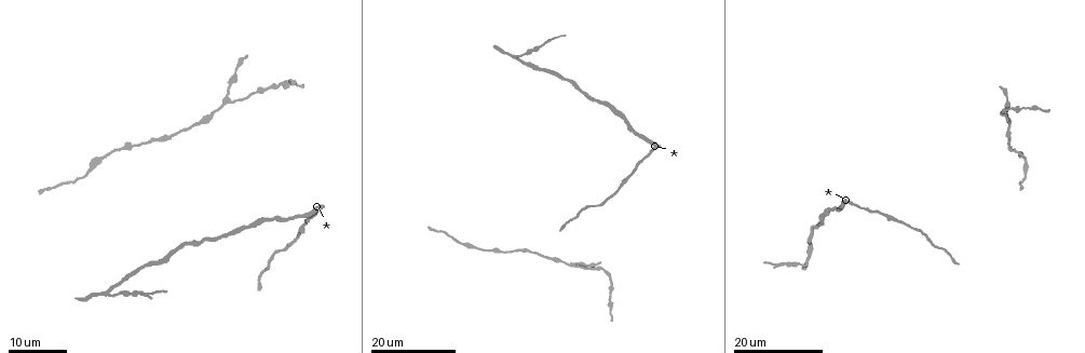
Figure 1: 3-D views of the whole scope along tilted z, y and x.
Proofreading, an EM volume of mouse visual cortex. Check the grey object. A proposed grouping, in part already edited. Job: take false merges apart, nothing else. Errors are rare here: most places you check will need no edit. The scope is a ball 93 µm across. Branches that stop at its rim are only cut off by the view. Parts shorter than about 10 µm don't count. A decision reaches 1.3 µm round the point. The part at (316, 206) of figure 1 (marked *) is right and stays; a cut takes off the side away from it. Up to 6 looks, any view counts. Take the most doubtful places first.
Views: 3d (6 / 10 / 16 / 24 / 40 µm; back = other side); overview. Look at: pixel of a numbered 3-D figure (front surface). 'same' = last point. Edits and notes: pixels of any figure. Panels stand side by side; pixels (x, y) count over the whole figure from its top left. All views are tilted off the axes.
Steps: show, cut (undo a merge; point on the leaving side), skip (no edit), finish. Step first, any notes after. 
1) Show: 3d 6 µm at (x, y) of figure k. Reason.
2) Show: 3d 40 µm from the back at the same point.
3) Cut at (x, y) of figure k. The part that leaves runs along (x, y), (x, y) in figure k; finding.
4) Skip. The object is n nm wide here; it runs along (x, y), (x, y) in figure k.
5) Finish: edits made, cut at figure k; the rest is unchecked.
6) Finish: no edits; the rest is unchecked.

Show: 3d 16 µm at (1024, 173) of figure 1. Calibre changes.

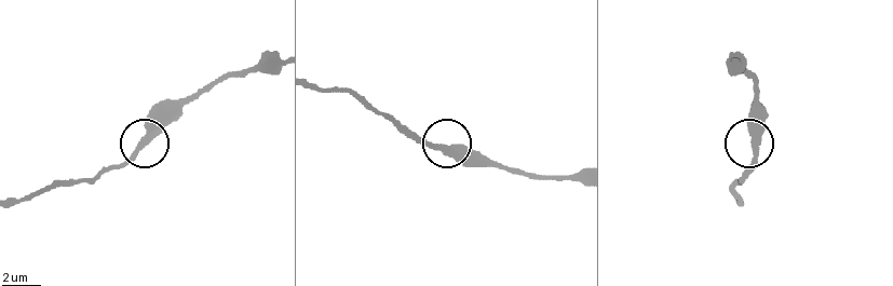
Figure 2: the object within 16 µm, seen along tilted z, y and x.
Show: 3d 6 µm at (143, 142) of figure 2. Zoom in.

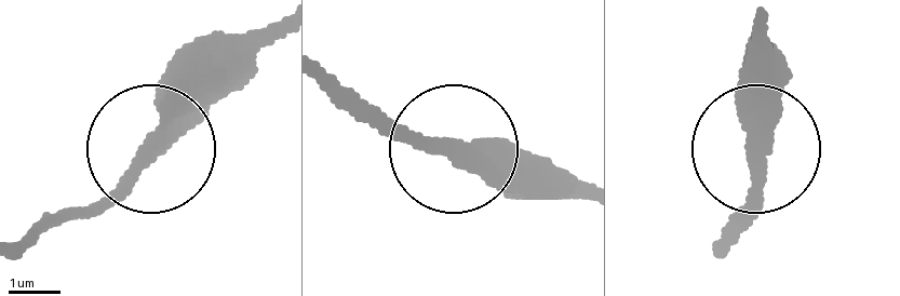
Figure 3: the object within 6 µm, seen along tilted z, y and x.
Skip. It runs along (587, 198), (520, 190), (457, 147), (415, 138), (325, 70) in figure 3; all the same neuron.

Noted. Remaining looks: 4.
Show: 3d 16 µm at (207, 117) of figure 1.

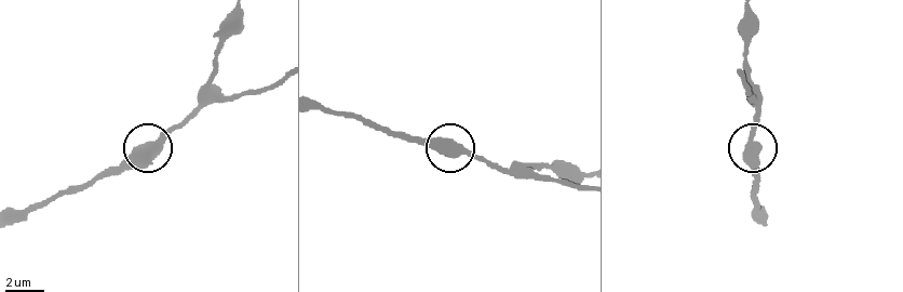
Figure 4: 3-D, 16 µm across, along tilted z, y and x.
Show: 3d 6 µm at (753, 145) of figure 4.

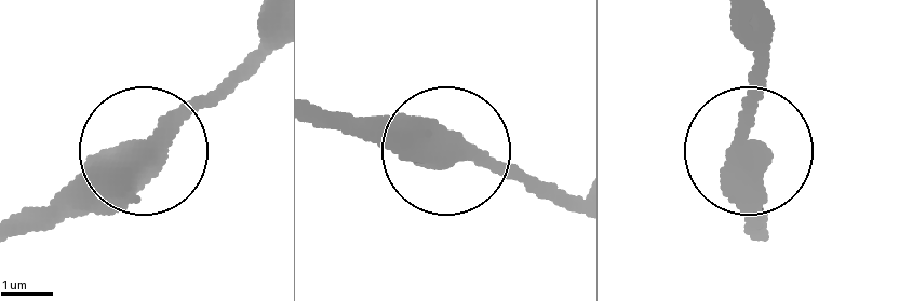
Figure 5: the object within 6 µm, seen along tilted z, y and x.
Skip. The side arm is 26 µm long; all the same neuron.

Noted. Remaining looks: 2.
Show: 3d 24 µm at (124, 150) of figure 1.

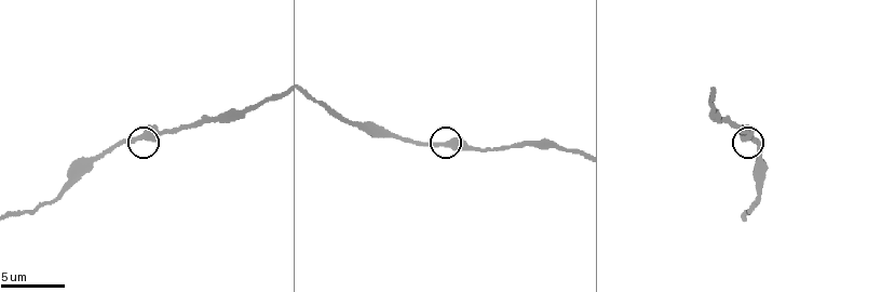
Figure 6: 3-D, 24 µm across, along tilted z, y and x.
Show: 3d 6 µm at (441, 144) of figure 6.

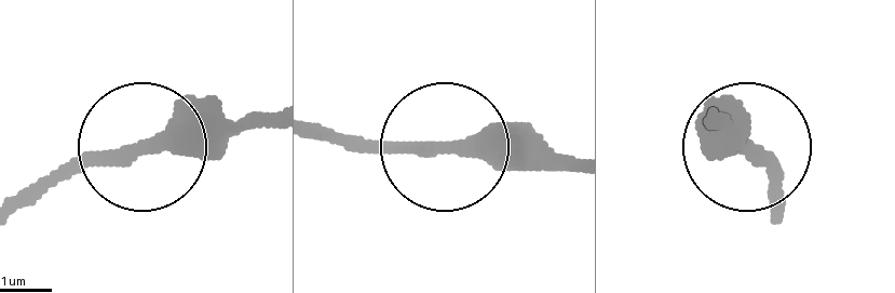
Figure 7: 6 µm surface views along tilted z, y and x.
Skip. It runs along (715, 115), (782, 163), (787, 194) in figure 7; all the same neuron.

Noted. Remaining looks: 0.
Finish: no edits; the rest is unchecked.

